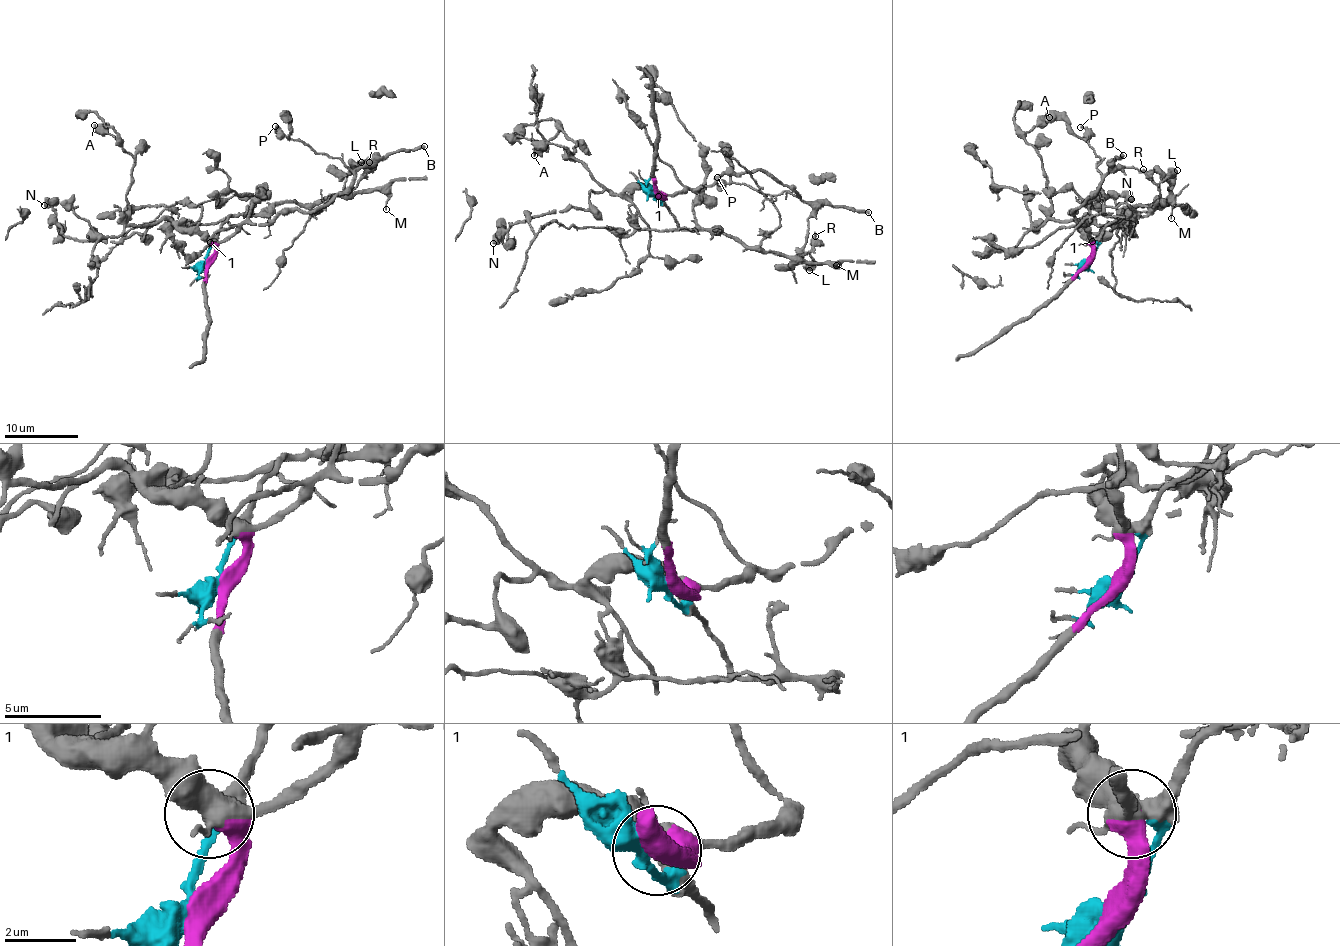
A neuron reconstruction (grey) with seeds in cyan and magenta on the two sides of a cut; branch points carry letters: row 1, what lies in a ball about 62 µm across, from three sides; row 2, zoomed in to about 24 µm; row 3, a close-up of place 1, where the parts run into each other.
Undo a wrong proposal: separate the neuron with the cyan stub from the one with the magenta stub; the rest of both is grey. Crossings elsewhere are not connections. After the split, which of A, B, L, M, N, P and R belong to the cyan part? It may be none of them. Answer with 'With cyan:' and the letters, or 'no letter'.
With cyan: L, M, R

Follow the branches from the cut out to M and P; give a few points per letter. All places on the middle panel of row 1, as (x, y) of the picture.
M: (655, 194), (682, 229), (715, 229), (750, 247), (784, 257), (836, 265)
P: (655, 194), (710, 187), (726, 173), (763, 170), (798, 196), (760, 193), (750, 185), (722, 183), (716, 177)

